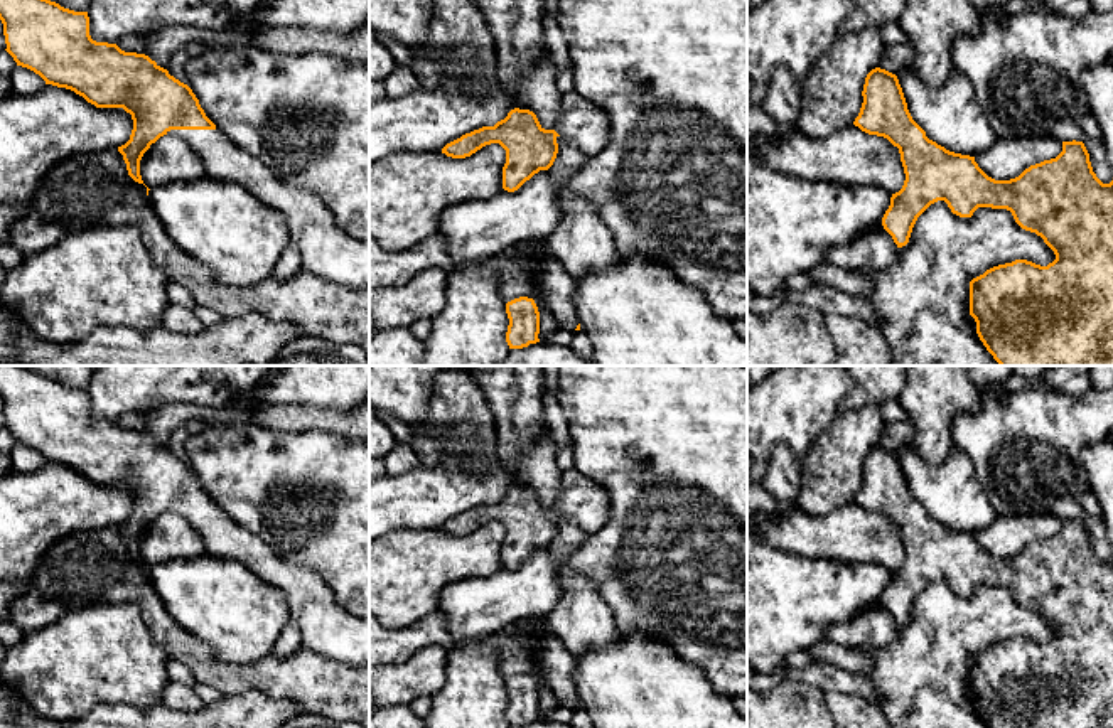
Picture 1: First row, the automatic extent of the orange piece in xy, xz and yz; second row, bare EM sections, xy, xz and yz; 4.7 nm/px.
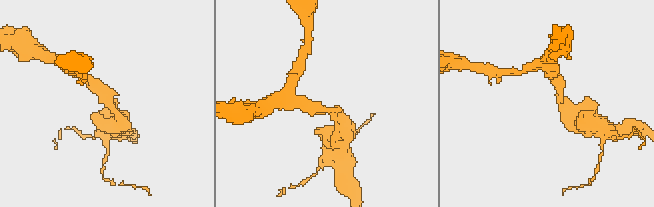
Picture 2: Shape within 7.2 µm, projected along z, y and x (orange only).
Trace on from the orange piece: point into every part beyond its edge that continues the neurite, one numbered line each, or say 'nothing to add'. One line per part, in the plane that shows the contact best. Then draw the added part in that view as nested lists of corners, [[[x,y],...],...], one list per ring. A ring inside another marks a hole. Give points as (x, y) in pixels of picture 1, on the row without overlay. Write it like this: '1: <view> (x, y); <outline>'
1: xy (326, 629); [[[218,506],[170,507],[167,512],[184,517],[196,529],[207,554],[234,559],[278,588],[285,595],[290,622],[298,629],[305,649],[347,666],[369,664],[369,622],[341,608],[331,586],[315,570],[283,561],[261,538],[241,527]]]

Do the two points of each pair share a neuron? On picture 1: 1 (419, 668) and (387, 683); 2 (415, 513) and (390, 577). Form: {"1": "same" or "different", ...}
{"1": "same", "2": "different"}

